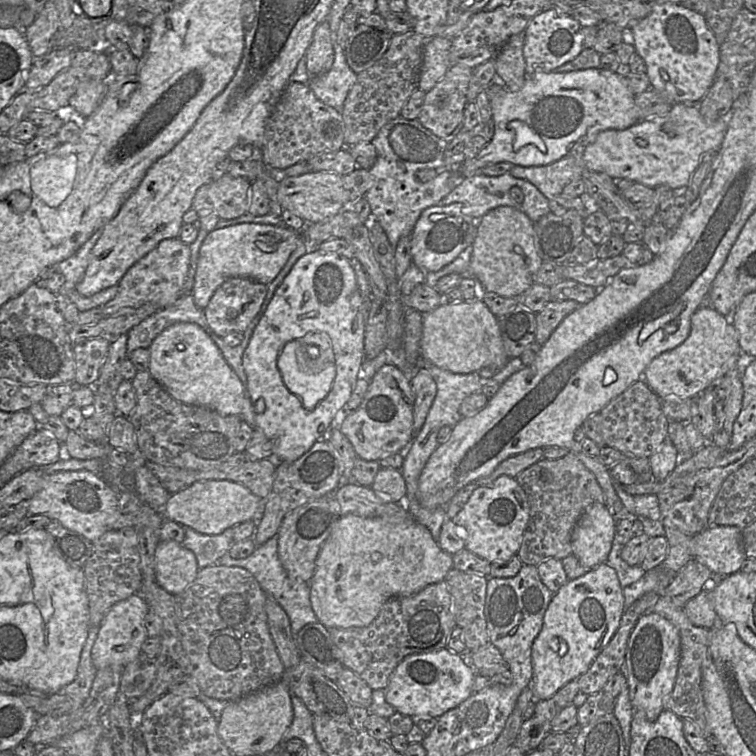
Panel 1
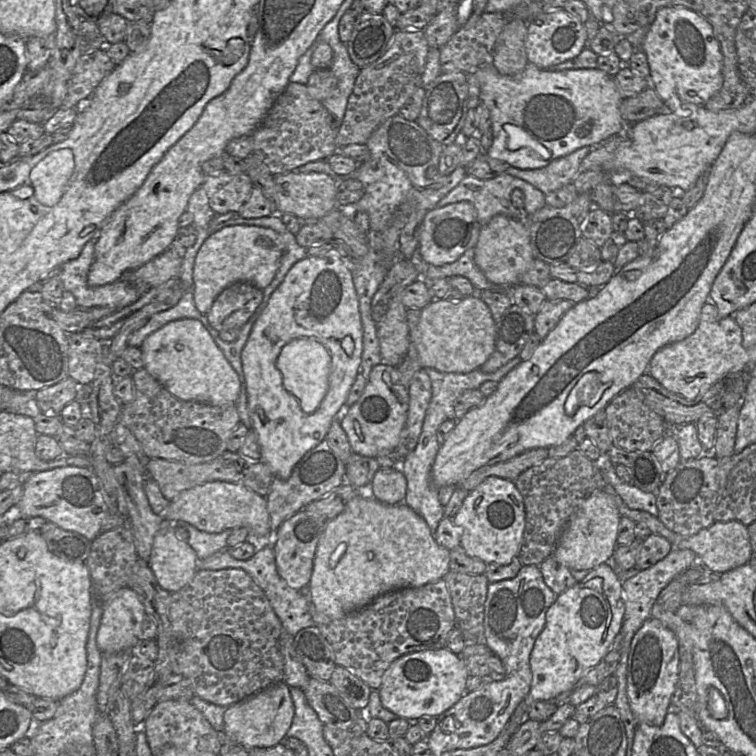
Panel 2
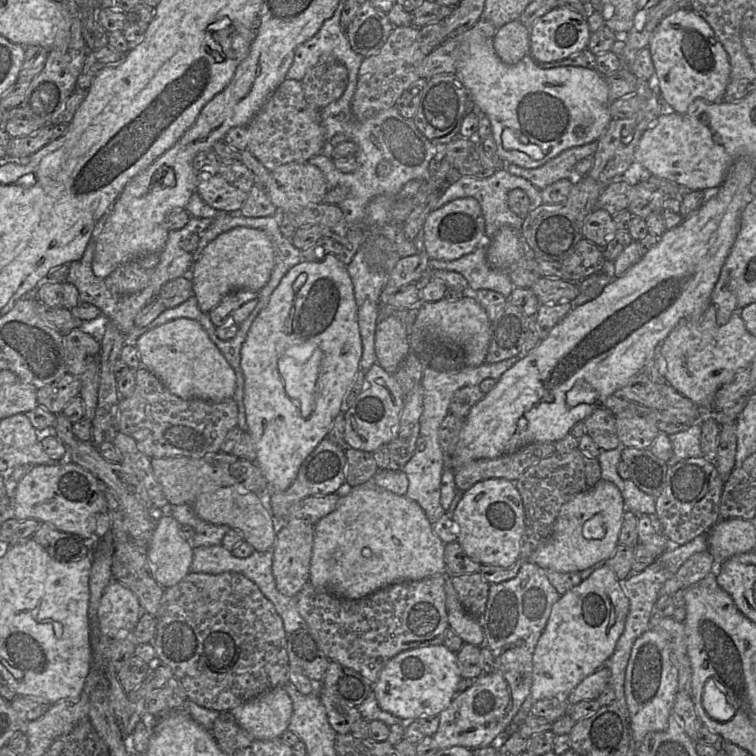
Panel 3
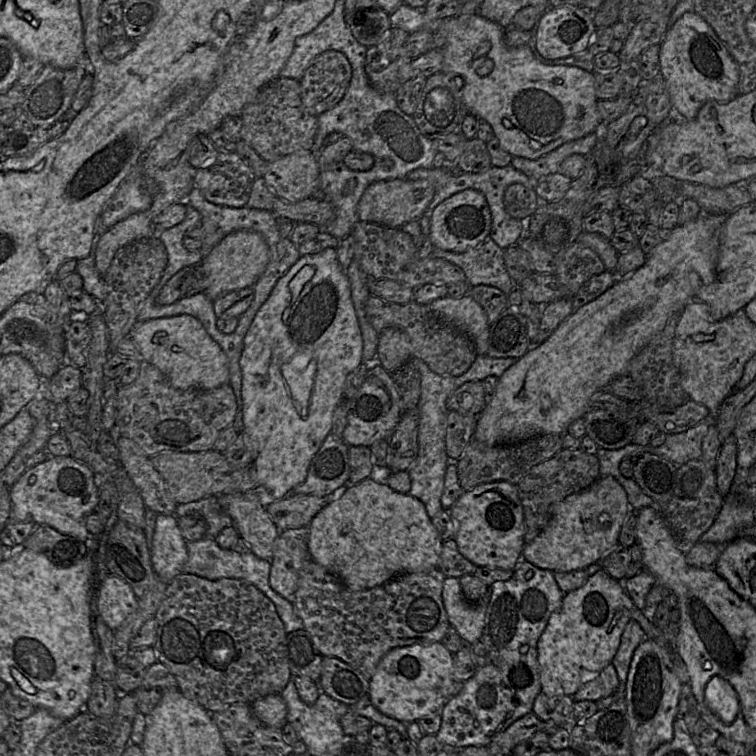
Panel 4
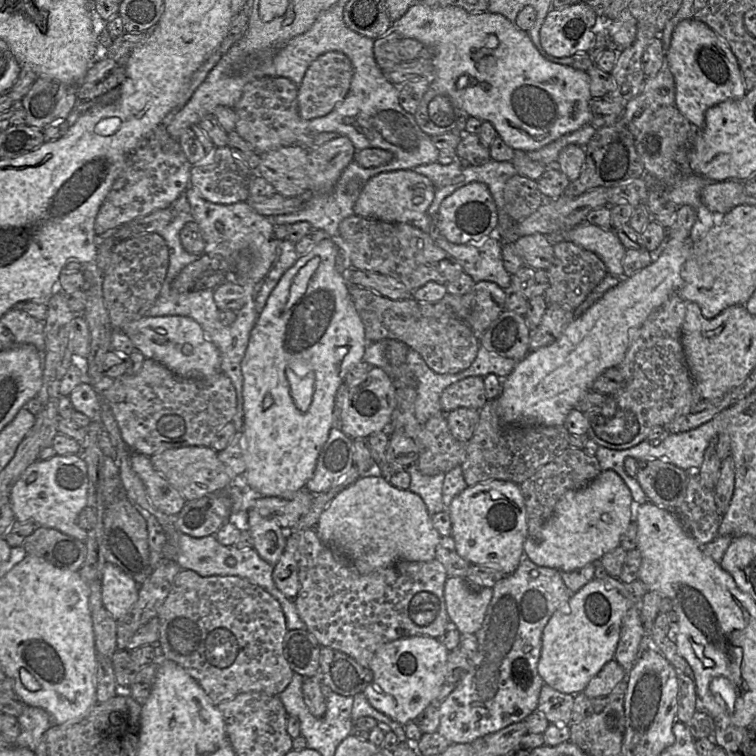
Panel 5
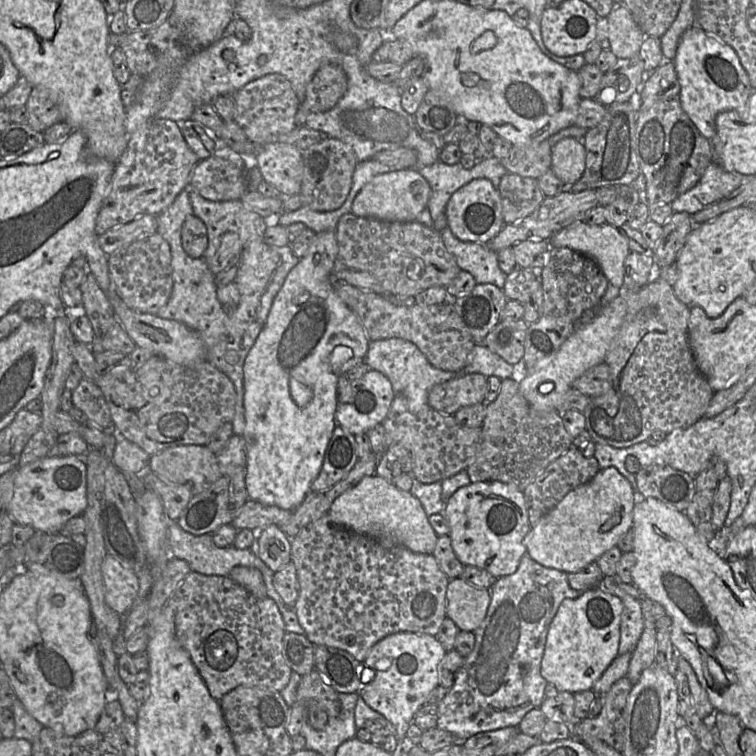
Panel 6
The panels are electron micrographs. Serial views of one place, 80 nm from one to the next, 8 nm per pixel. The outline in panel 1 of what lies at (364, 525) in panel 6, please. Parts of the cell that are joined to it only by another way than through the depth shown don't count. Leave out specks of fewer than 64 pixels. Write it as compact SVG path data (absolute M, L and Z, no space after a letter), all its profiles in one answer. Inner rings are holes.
M348 514L337 519L320 549L309 582L311 606L319 623L326 628L366 627L374 621L388 600L408 597L431 584L442 582L452 568L452 555L443 551L429 529L418 523L411 514L374 518Z

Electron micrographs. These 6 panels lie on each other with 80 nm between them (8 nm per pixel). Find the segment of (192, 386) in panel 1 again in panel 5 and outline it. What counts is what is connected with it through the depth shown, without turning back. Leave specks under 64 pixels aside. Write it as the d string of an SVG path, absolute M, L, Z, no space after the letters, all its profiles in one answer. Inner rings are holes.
M144 316L124 324L122 331L146 359L160 362L177 376L201 379L221 372L219 350L206 337L201 326L190 317Z

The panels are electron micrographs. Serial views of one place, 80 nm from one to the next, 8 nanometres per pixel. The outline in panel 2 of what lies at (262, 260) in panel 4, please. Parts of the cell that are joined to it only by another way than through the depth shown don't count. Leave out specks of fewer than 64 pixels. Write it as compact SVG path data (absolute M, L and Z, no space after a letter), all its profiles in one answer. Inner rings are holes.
M239 224L211 233L200 247L193 270L193 296L196 308L206 315L216 297L228 286L245 282L263 290L274 279L284 251L282 237L271 228Z

